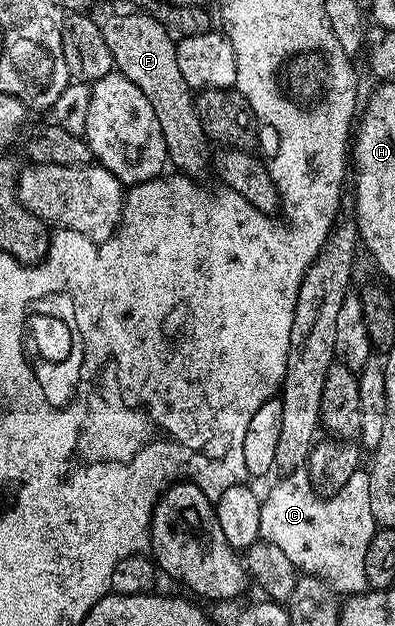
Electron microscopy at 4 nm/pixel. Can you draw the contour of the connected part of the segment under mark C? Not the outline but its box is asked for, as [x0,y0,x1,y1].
[259,468,376,593]

